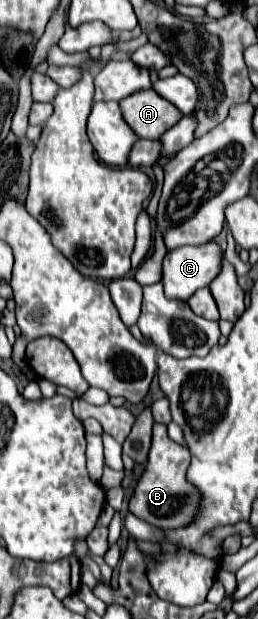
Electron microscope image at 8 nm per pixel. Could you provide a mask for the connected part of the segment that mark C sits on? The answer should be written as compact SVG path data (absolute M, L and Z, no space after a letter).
M218 242L202 246L180 246L164 258L164 292L168 298L188 300L190 294L208 286L224 262L224 250Z

